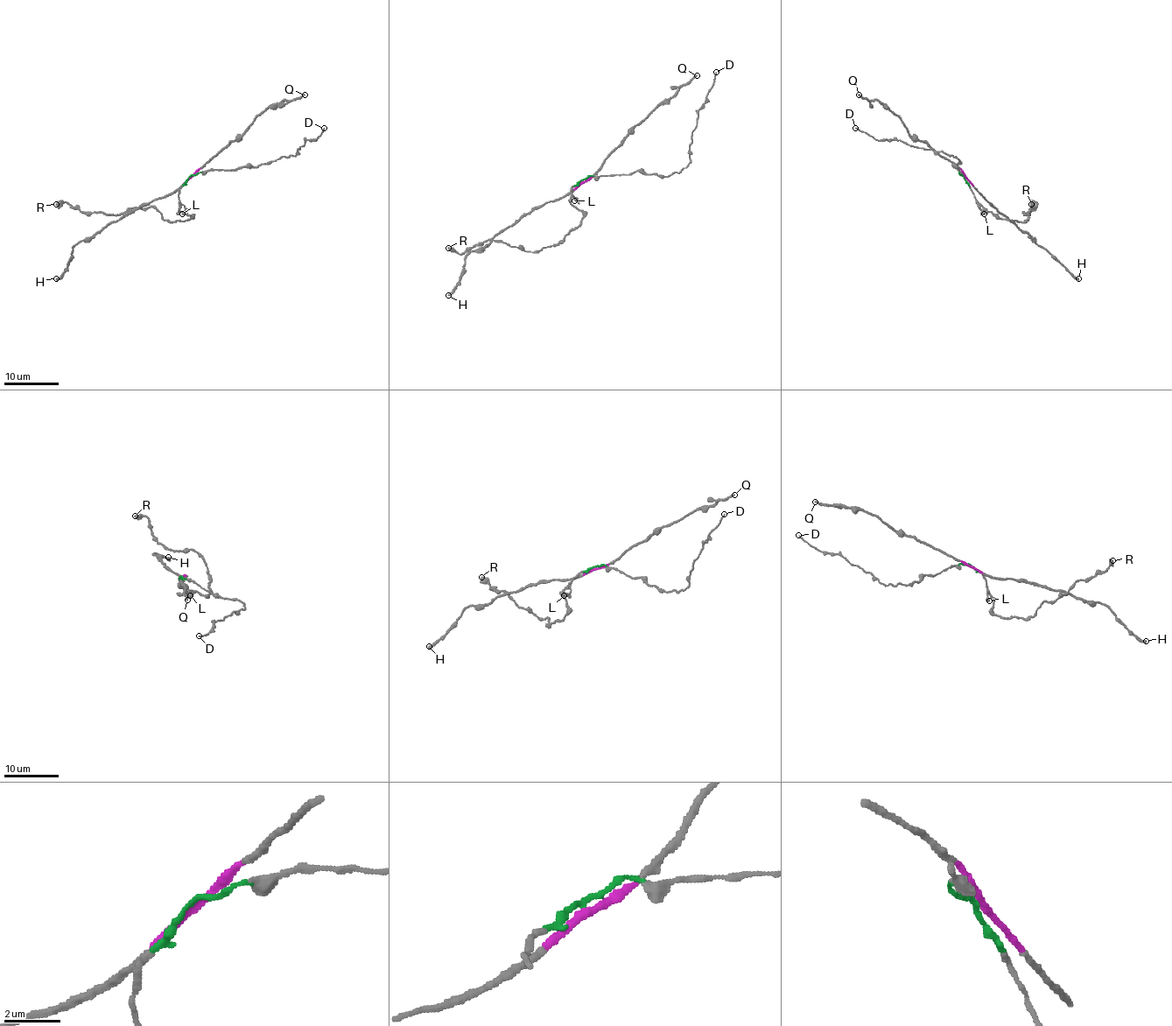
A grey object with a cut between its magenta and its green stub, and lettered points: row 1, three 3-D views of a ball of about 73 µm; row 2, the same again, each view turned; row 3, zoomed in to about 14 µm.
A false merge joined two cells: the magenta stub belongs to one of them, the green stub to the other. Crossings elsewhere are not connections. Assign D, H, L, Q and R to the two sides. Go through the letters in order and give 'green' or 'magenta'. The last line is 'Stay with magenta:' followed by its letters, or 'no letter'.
D: green
H: magenta
L: green
Q: magenta
R: green
Stay with magenta: H, Q

